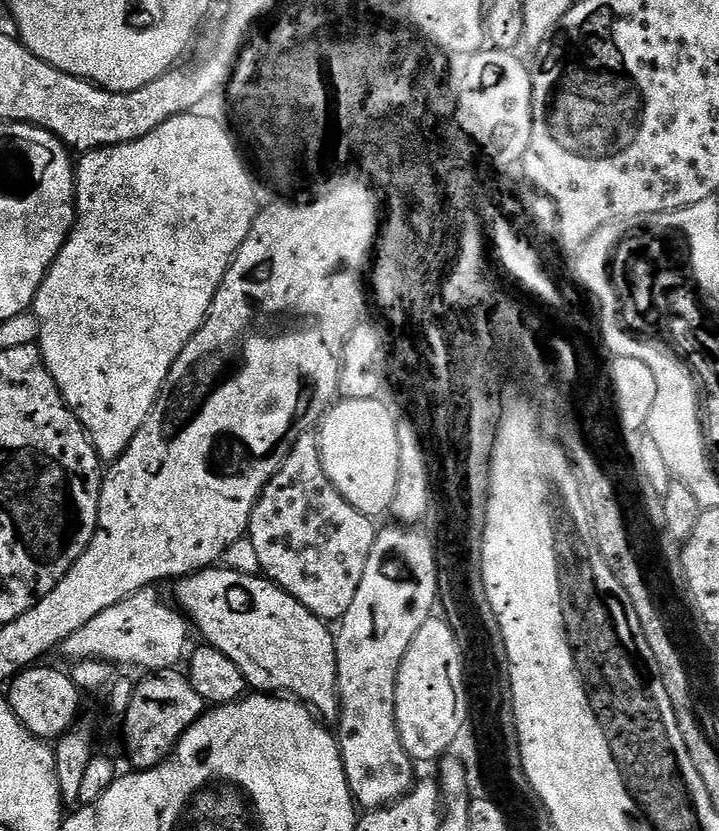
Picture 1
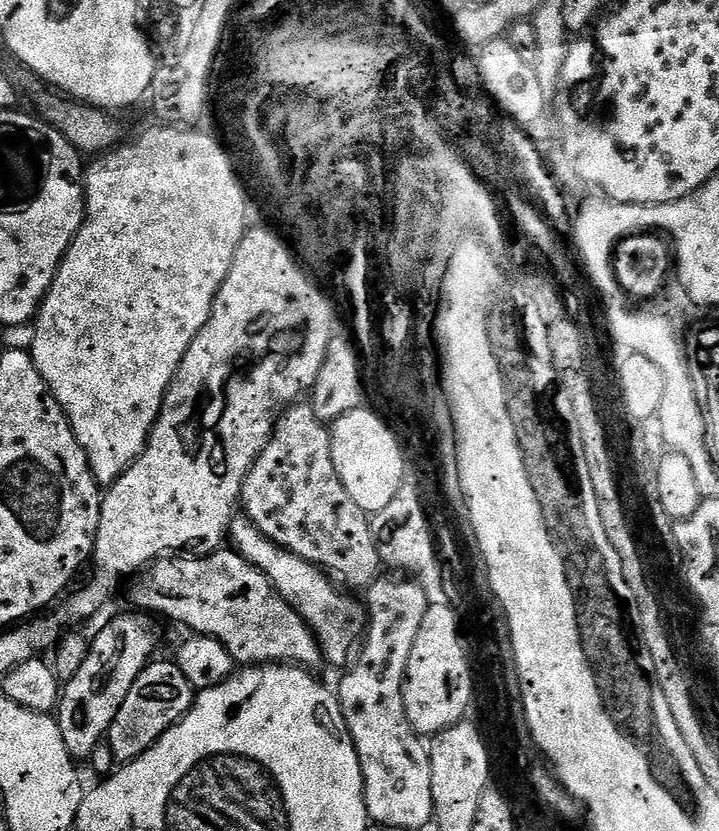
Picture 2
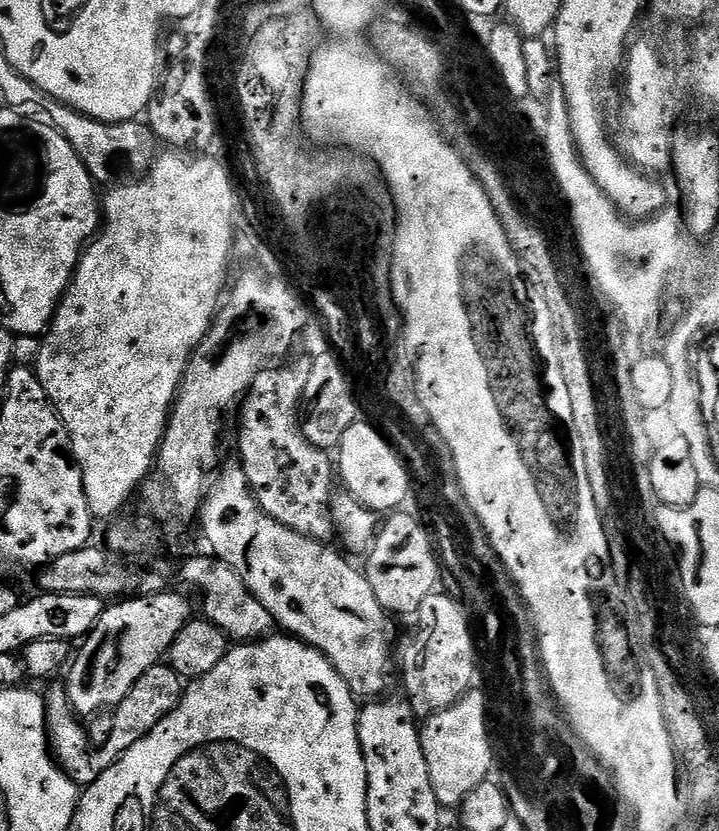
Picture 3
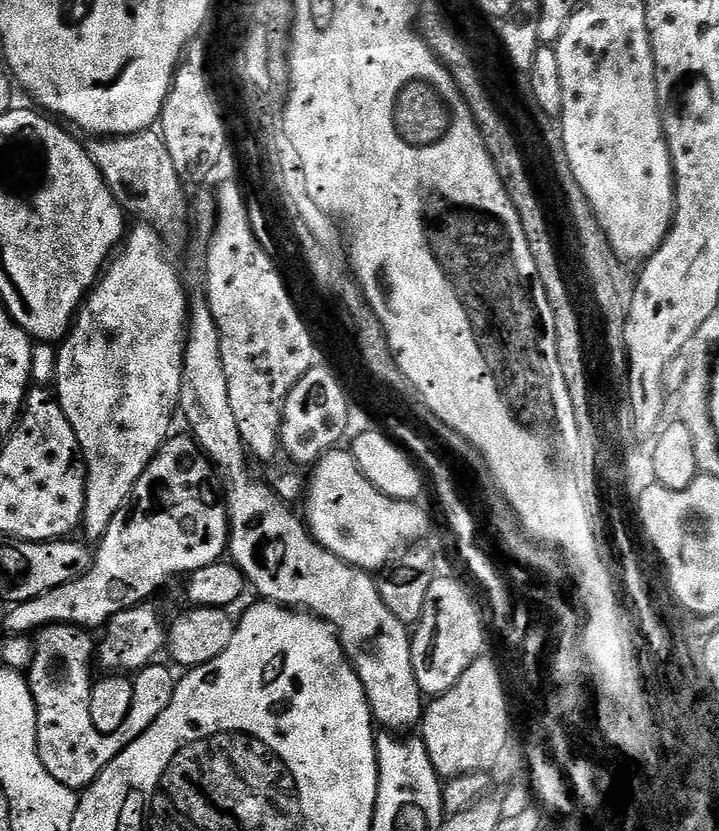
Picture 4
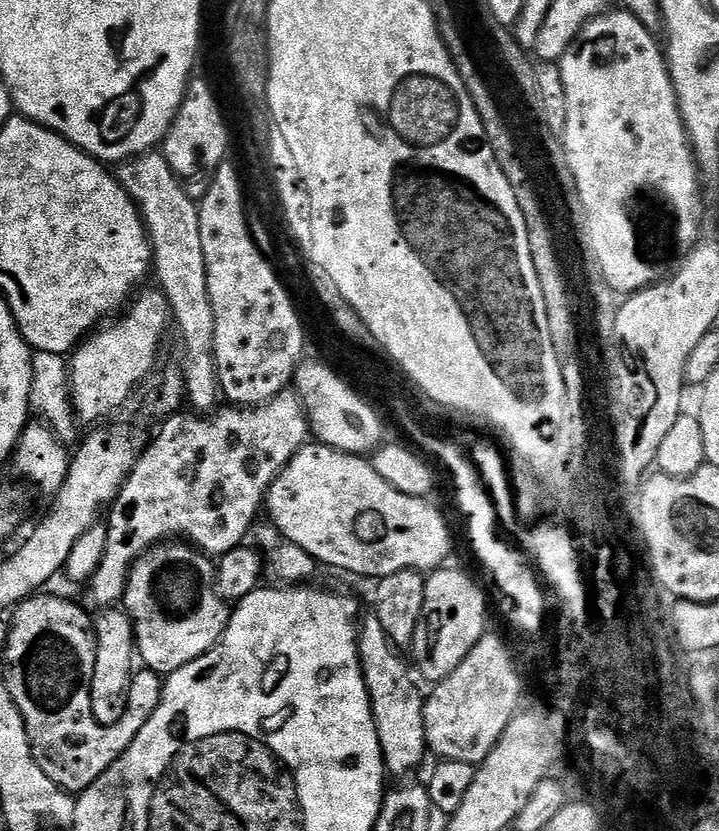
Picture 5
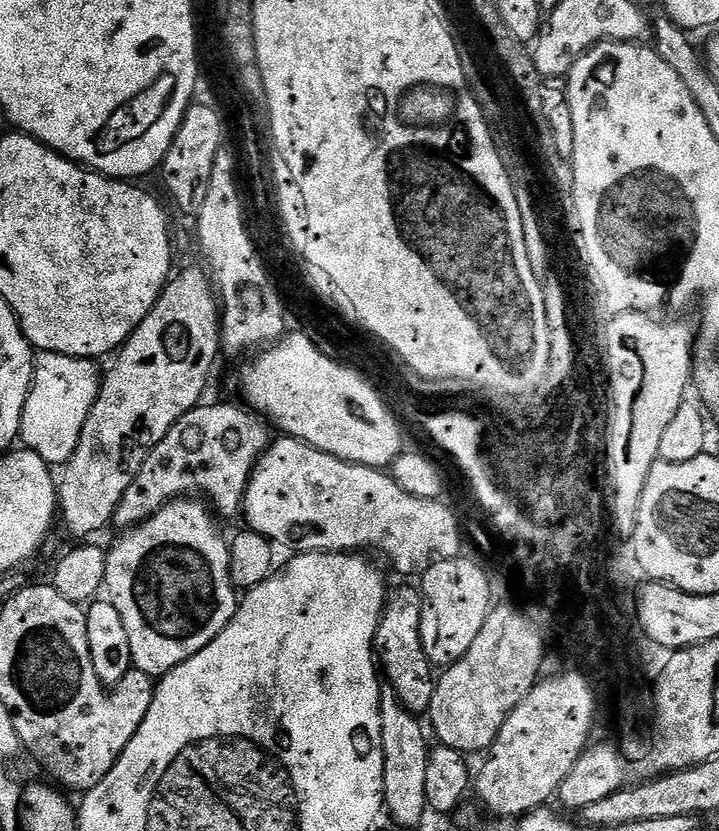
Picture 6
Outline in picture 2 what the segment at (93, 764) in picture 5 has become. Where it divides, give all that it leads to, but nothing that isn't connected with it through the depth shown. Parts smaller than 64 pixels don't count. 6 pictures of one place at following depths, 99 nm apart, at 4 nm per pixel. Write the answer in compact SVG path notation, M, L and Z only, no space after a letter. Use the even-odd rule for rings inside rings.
M175 662L149 663L137 676L126 694L125 702L117 712L110 731L110 743L115 759L120 762L136 760L160 741L168 730L179 724L192 708L194 689L186 682L186 674Z

